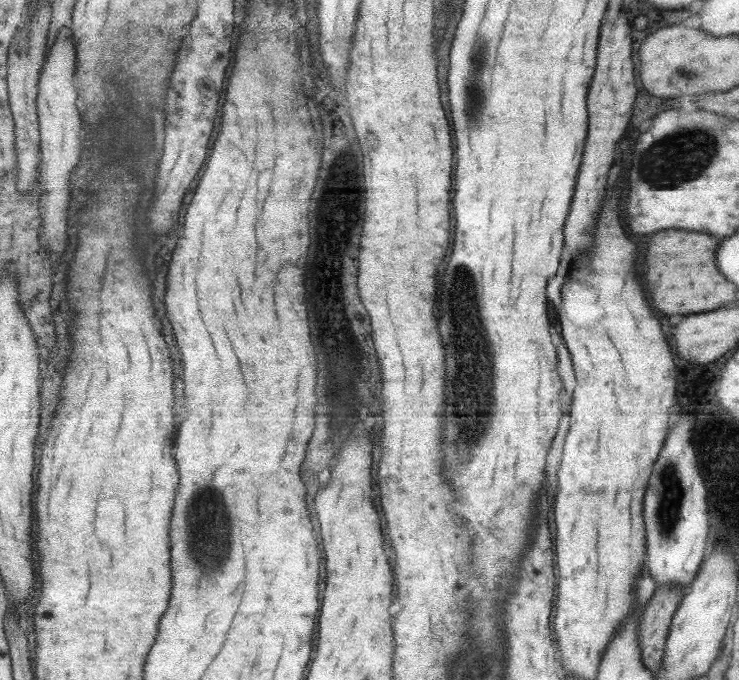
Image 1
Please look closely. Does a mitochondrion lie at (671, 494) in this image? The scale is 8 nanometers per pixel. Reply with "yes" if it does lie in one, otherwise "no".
yes

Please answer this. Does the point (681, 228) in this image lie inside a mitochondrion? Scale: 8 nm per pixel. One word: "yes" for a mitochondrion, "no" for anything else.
no

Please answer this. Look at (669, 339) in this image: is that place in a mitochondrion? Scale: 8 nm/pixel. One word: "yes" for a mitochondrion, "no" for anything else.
no

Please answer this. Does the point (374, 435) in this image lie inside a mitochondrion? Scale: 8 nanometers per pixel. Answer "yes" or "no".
no

